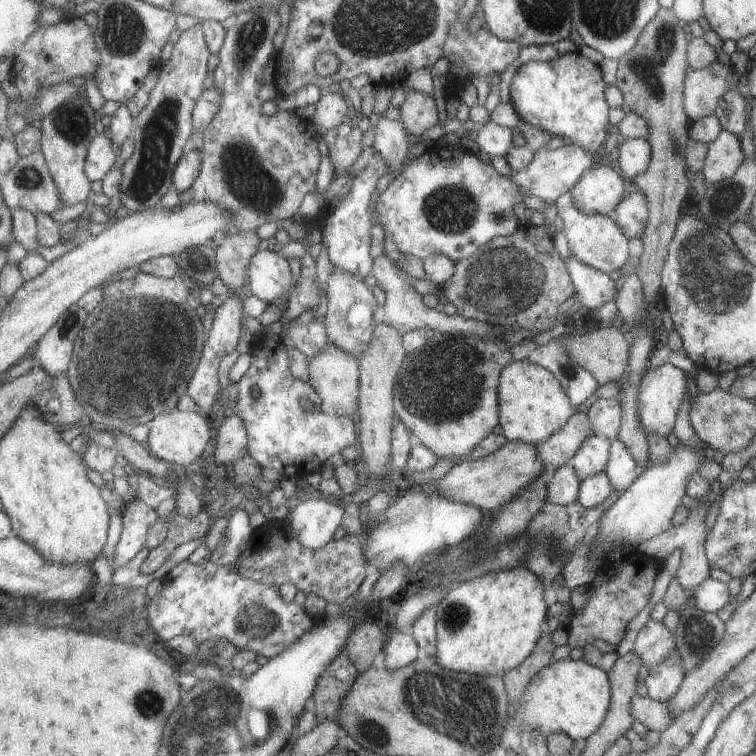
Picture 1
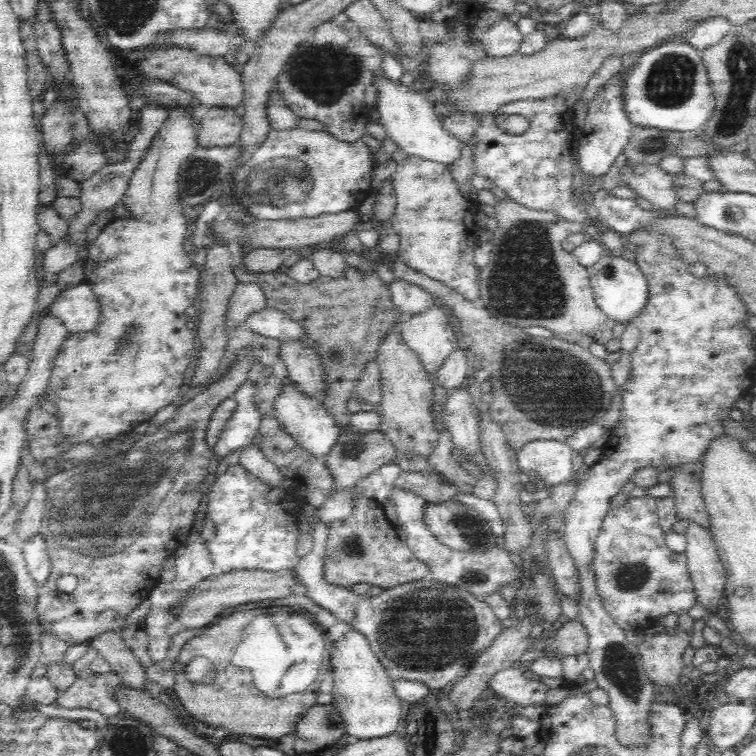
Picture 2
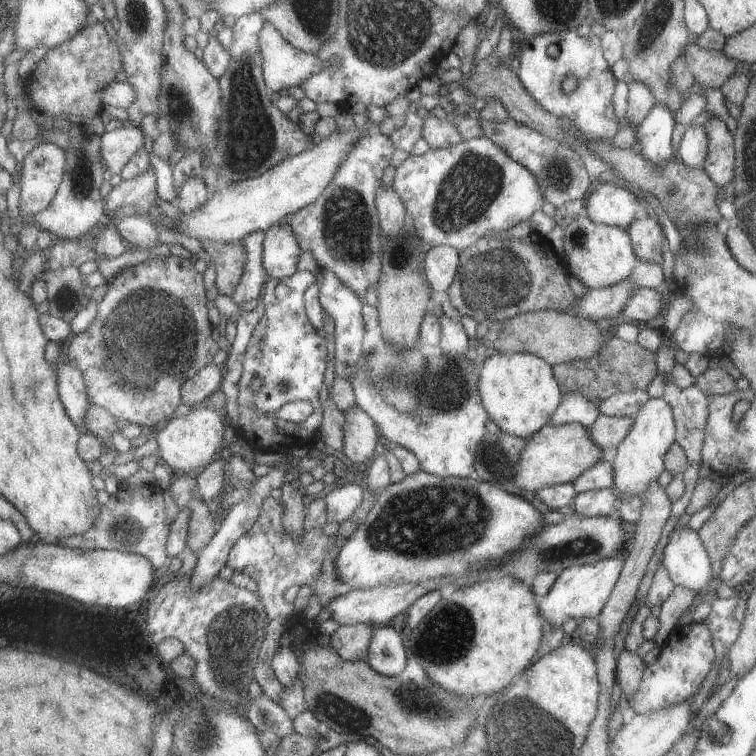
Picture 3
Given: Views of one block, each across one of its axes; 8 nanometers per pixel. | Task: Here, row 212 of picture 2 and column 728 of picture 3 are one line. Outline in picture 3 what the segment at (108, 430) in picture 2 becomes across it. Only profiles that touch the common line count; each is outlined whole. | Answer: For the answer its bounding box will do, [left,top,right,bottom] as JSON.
[703,116,735,188]

